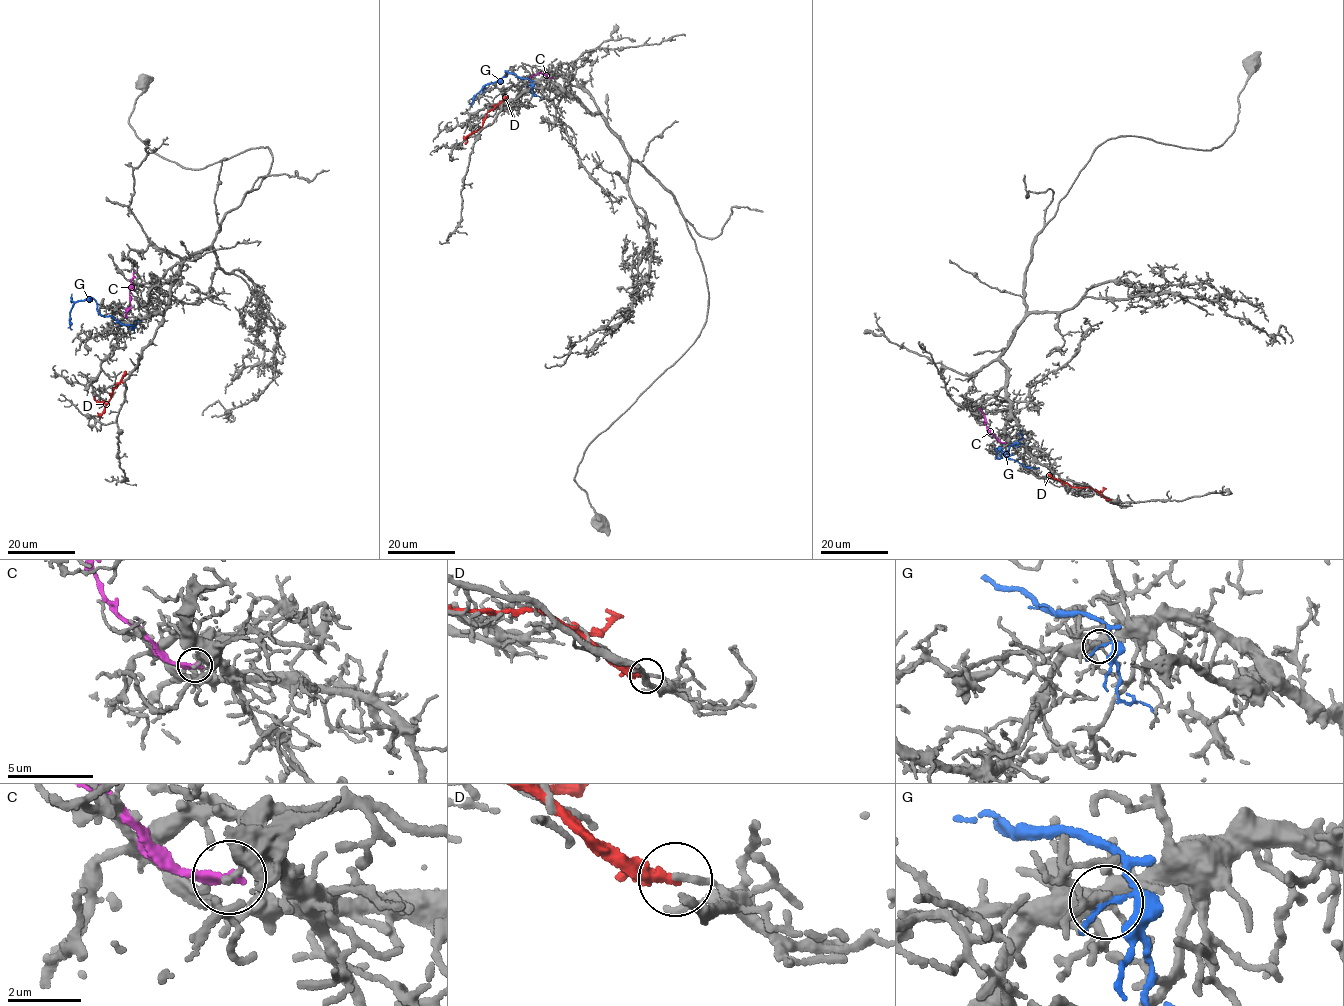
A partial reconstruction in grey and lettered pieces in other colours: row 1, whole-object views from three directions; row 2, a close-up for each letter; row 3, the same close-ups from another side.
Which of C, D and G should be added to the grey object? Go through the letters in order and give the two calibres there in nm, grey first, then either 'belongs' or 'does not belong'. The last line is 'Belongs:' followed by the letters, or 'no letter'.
C: calibres 200 and 320 nm; does not belong
D: calibres 190 and 340 nm; does not belong
G: calibres 200 and 120 nm; does not belong
Belongs: no letter

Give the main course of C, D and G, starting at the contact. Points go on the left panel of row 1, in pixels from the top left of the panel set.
C: (126, 316), (134, 271)
D: (99, 417), (125, 370)
G: (131, 327), (102, 315), (89, 298), (74, 305), (71, 329)

